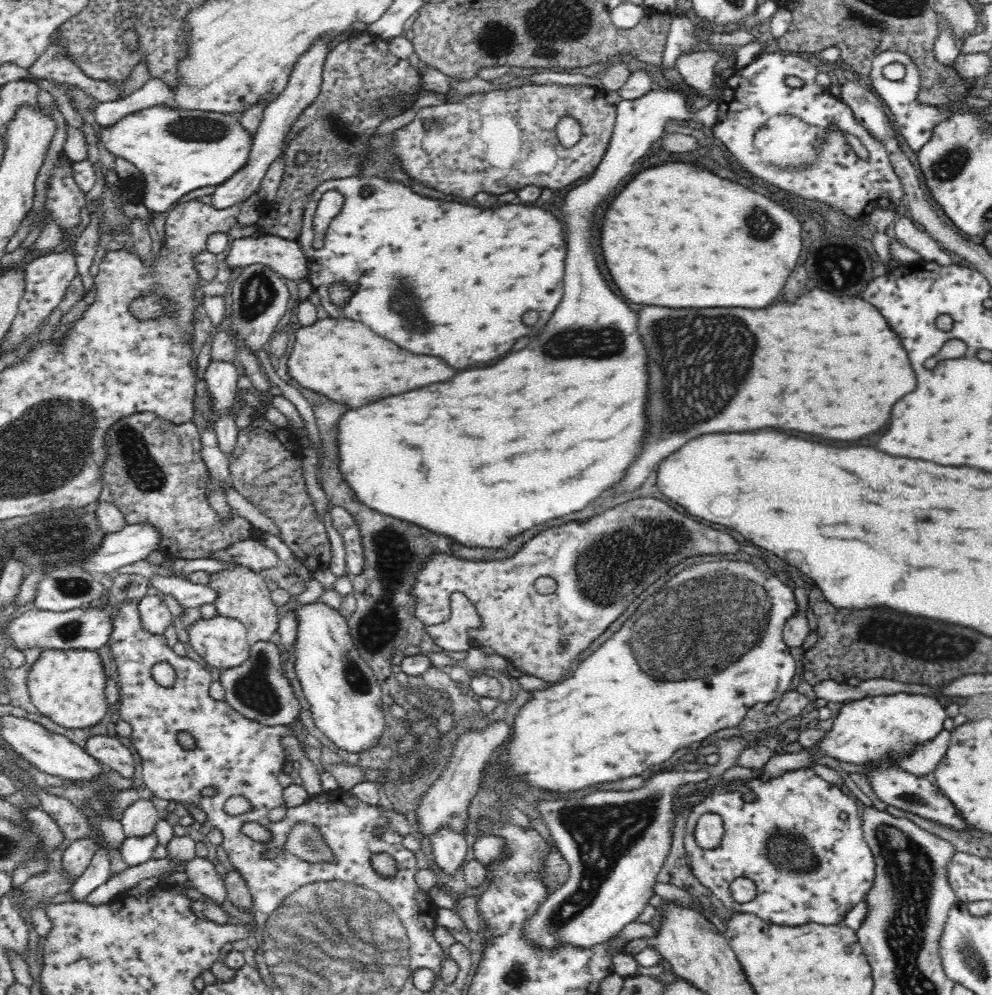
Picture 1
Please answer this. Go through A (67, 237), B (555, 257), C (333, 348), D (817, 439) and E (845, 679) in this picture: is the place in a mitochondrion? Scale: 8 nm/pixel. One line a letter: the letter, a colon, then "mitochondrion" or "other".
A: other
B: other
C: other
D: other
E: other

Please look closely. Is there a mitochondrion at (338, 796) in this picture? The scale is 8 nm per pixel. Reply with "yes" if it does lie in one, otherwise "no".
no

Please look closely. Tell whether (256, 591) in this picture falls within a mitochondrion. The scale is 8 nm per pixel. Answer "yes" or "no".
no

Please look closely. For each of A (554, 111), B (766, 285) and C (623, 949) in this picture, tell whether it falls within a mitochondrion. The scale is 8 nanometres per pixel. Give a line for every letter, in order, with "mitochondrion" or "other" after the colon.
A: other
B: other
C: other

